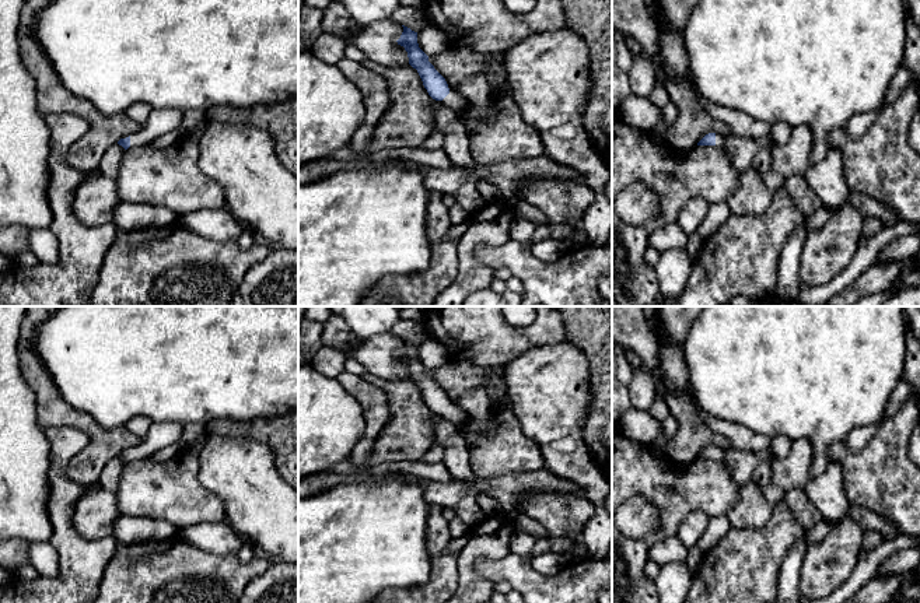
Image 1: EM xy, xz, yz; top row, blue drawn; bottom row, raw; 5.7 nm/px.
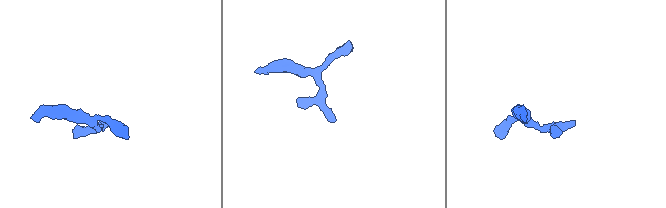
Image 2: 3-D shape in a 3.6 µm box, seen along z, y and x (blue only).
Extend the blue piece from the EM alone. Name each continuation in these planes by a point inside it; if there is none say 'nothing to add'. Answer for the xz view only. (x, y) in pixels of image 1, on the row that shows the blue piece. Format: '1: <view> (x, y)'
1: xz (455, 101)

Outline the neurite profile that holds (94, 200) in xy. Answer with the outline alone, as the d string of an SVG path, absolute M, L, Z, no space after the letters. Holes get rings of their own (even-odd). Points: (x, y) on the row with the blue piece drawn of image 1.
M99 173L77 187L71 206L83 224L98 227L112 224L113 208L119 201L116 179Z

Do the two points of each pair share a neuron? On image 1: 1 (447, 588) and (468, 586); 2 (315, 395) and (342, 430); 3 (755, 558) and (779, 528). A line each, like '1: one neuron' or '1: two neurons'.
1: two neurons
2: one neuron
3: one neuron

